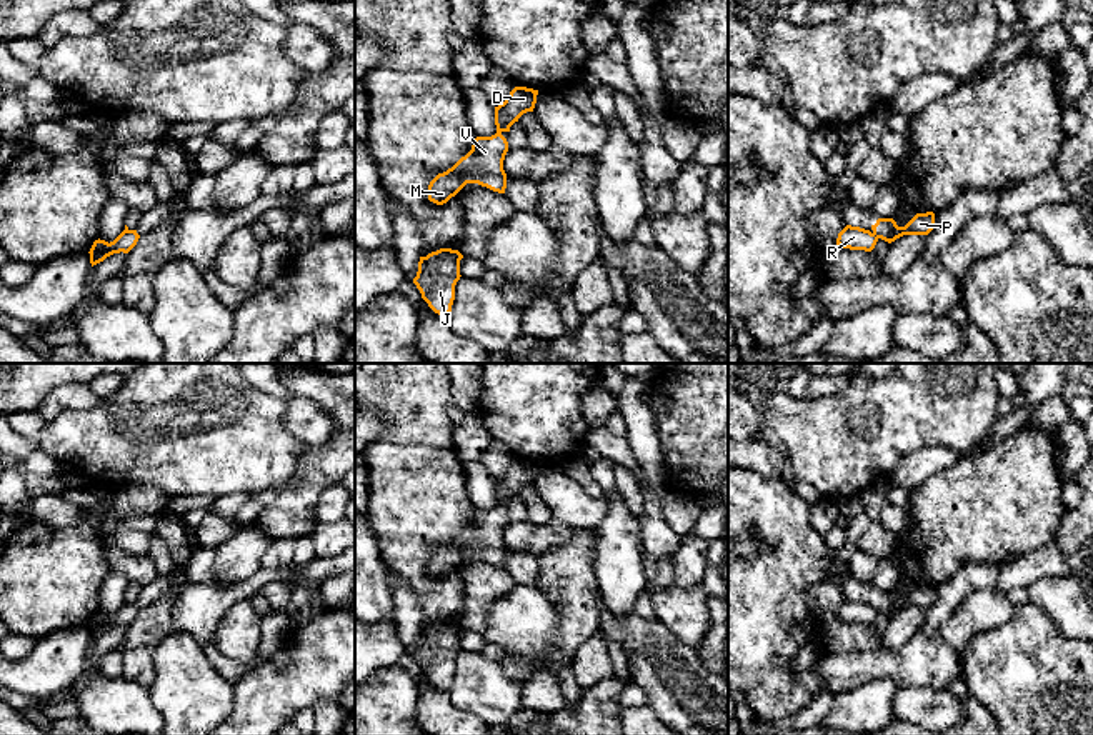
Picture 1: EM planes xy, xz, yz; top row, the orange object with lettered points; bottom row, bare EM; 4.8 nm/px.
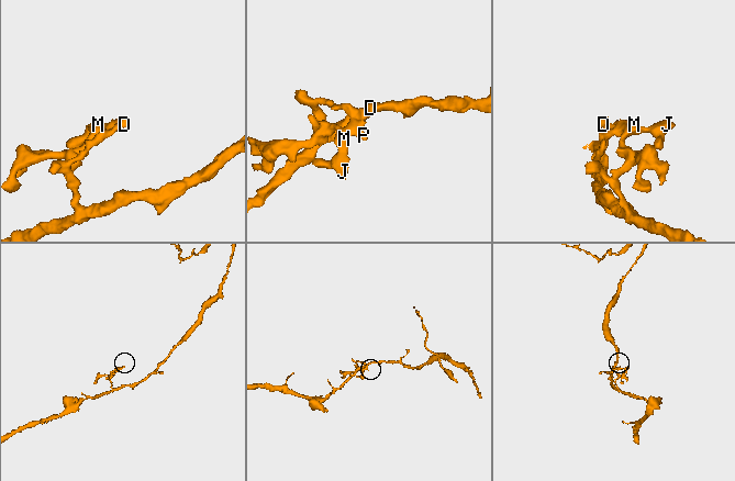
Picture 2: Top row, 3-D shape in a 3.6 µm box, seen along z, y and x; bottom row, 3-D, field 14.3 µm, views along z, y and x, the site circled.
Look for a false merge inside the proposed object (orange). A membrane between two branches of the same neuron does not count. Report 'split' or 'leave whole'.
split

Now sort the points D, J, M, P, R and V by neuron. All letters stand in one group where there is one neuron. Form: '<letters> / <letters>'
D R / J M P V

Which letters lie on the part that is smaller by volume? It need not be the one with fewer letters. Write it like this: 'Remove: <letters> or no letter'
Remove: J, M, P, V

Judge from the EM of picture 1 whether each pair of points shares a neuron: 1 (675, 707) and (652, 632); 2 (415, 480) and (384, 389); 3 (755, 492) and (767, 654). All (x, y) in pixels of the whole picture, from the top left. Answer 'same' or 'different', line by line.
1: same
2: same
3: same

